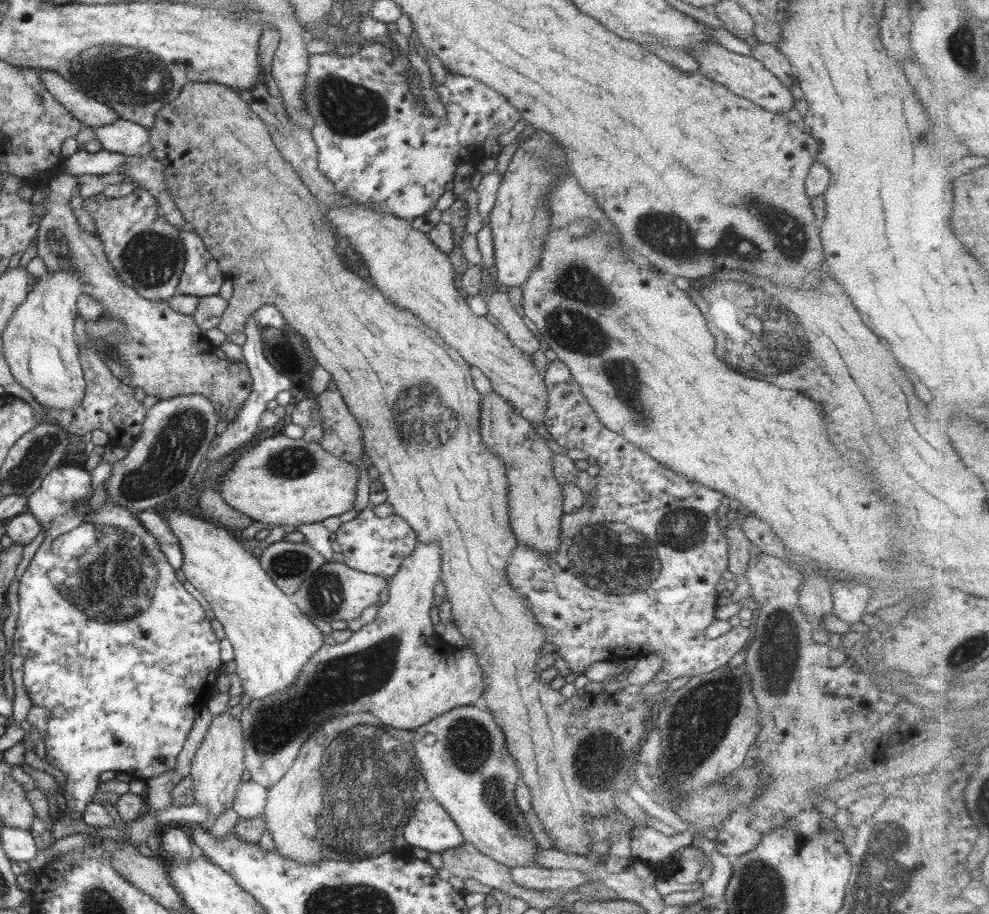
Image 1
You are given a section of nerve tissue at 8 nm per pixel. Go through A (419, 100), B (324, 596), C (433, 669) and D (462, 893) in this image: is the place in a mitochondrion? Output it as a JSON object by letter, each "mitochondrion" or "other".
{"A":"other","B":"mitochondrion","C":"other","D":"other"}

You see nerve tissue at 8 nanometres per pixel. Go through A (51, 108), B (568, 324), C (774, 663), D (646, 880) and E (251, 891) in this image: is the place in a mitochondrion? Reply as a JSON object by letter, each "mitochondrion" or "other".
{"A":"other","B":"mitochondrion","C":"mitochondrion","D":"other","E":"other"}

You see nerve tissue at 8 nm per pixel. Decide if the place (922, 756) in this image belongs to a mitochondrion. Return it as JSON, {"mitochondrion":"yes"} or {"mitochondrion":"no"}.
{"mitochondrion":"no"}

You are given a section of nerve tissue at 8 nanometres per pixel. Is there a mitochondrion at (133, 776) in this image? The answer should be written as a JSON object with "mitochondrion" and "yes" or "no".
{"mitochondrion":"no"}

